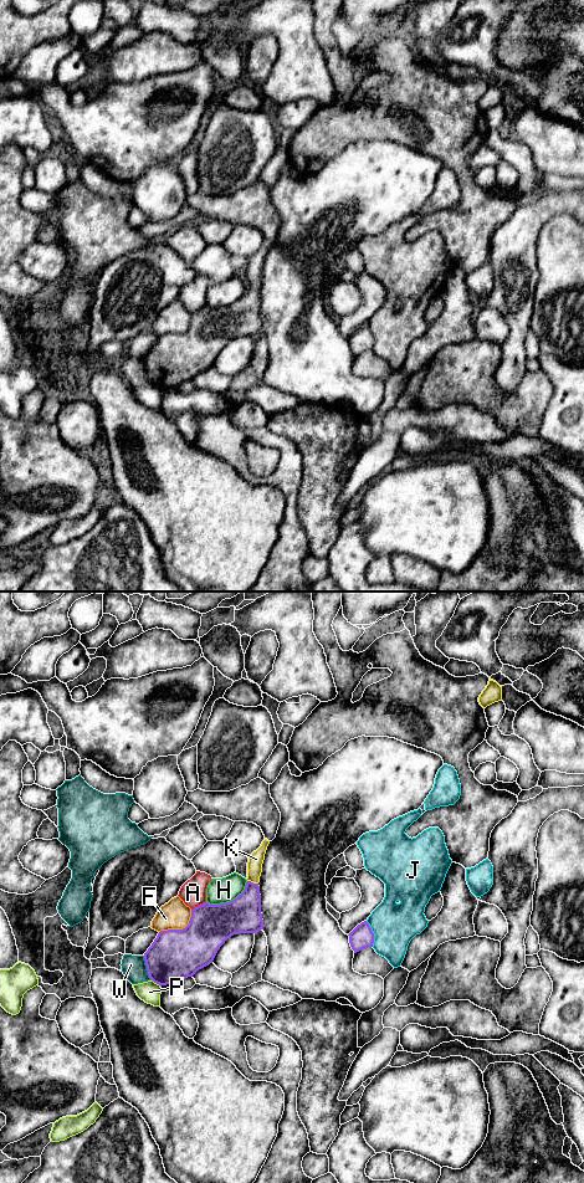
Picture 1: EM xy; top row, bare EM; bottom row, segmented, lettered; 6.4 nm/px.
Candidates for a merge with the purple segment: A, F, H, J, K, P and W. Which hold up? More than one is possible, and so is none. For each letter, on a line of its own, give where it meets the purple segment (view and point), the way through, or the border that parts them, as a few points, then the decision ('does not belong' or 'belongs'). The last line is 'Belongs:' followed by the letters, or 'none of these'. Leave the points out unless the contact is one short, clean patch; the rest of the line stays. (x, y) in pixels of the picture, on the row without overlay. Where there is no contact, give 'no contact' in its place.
A: meets purple in xy at (198, 310); does not belong
F: meets purple in xy at (180, 333); does not belong
H: meets purple in xy at (230, 305); does not belong
J: meets purple in xy at (373, 337); does not belong
K: meets purple in xy at (252, 286); runs through xy (242, 318), (250, 303), (252, 286), (256, 262); belongs
P: meets purple in xy at (155, 385); does not belong
W: meets purple in xy at (147, 372); does not belong
Belongs: K

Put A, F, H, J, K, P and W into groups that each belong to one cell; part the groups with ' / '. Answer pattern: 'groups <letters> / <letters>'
groups A / F / H / J / K / P / W

